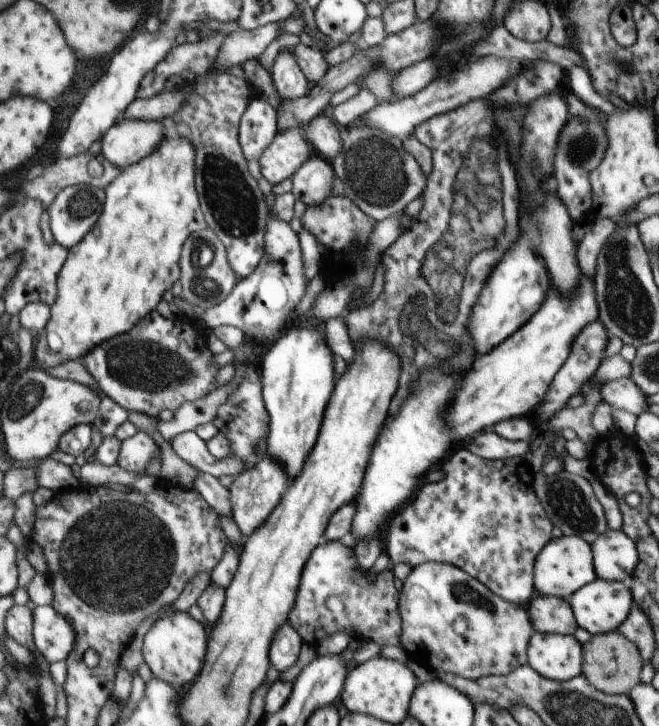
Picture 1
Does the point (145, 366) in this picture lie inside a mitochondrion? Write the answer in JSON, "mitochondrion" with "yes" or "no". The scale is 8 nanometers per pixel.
{"mitochondrion":"yes"}

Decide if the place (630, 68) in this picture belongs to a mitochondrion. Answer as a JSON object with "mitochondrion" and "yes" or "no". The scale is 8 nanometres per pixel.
{"mitochondrion":"yes"}

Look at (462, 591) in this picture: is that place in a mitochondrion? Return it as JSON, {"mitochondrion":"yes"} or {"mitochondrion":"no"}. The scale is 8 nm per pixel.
{"mitochondrion":"yes"}

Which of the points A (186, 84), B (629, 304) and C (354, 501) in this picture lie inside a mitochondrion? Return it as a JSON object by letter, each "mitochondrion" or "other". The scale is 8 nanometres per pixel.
{"A":"other","B":"mitochondrion","C":"other"}

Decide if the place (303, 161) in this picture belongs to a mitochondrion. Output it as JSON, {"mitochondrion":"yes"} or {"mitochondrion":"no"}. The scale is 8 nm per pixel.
{"mitochondrion":"no"}

